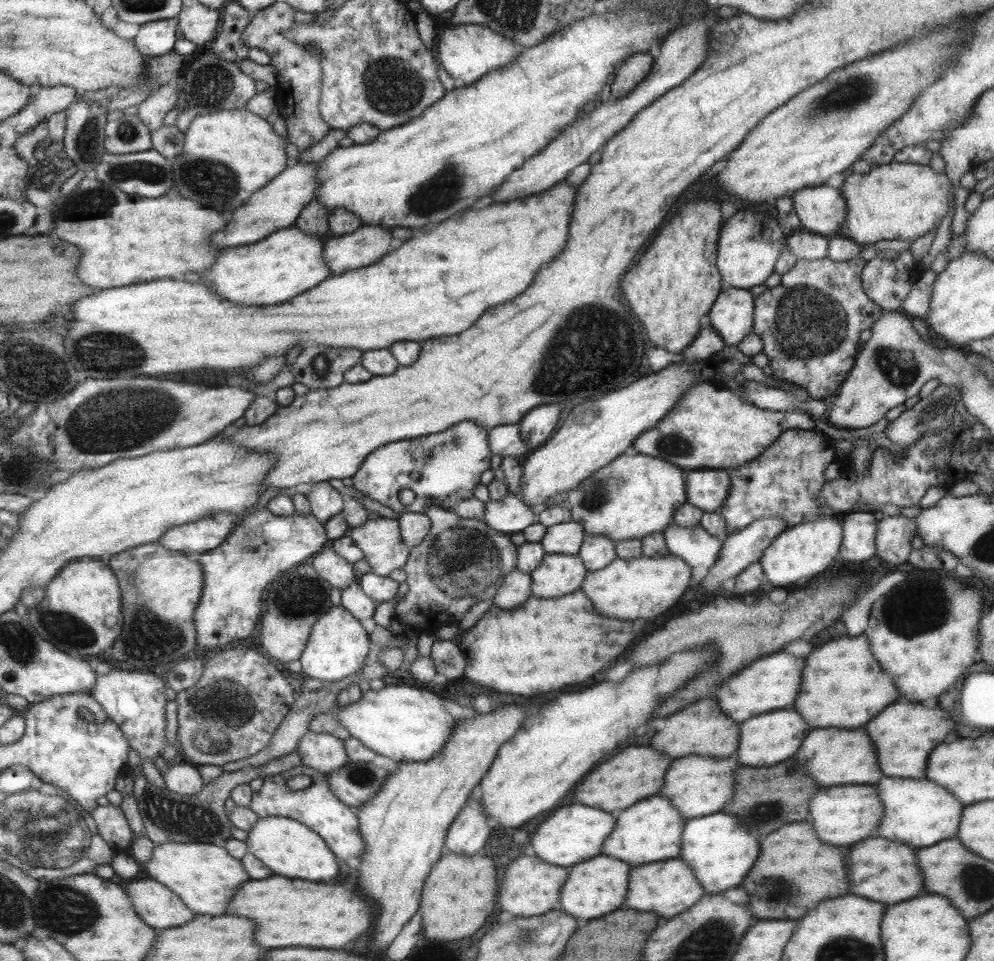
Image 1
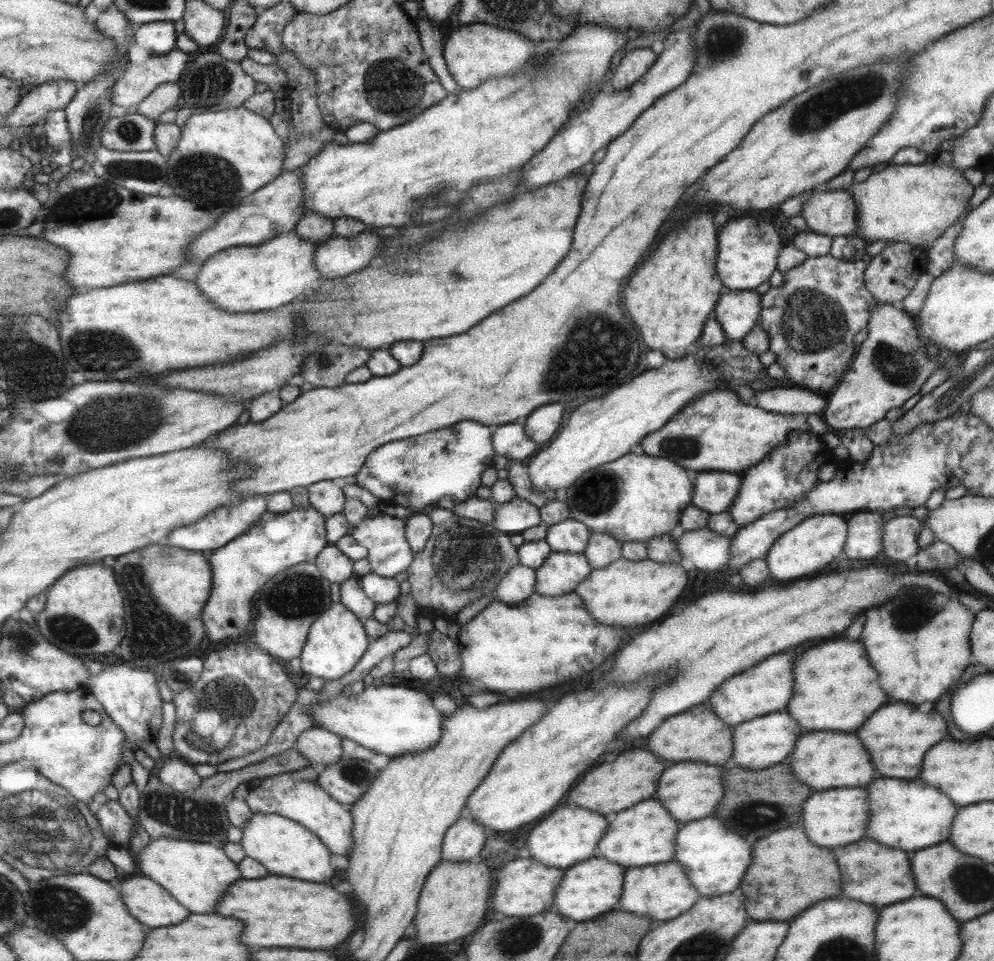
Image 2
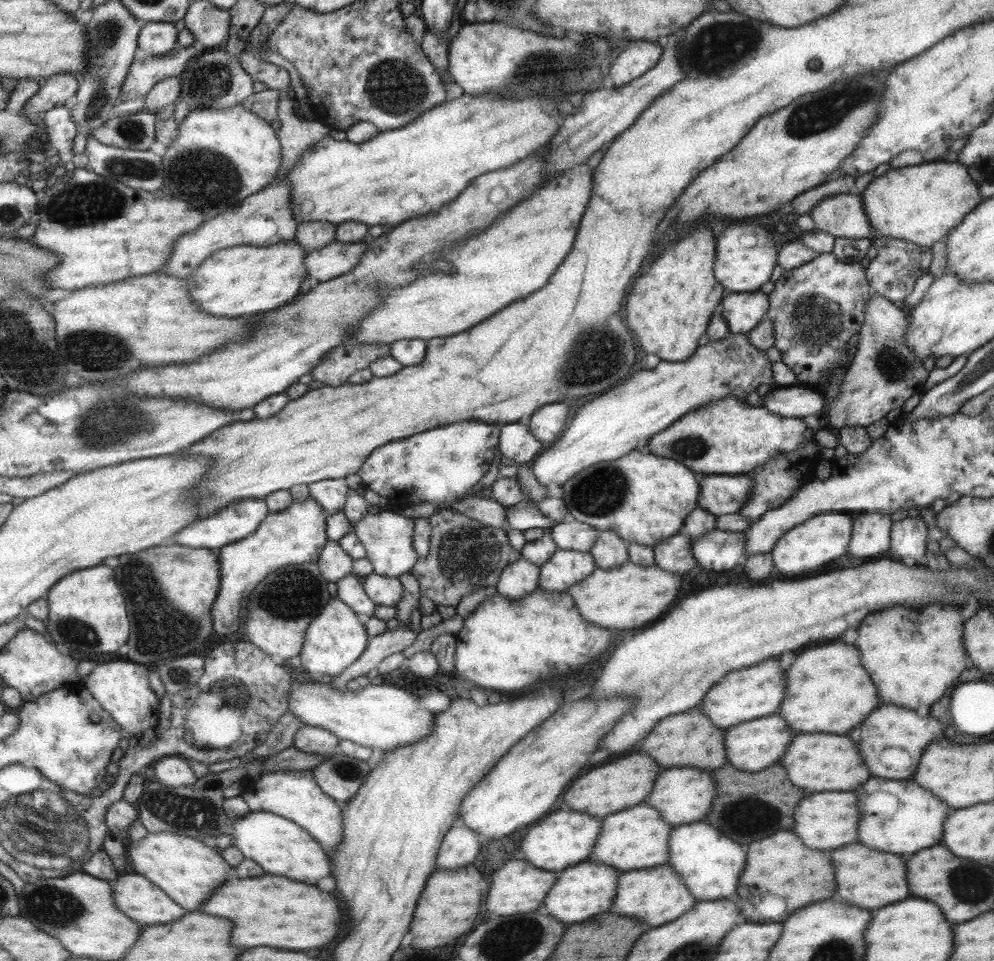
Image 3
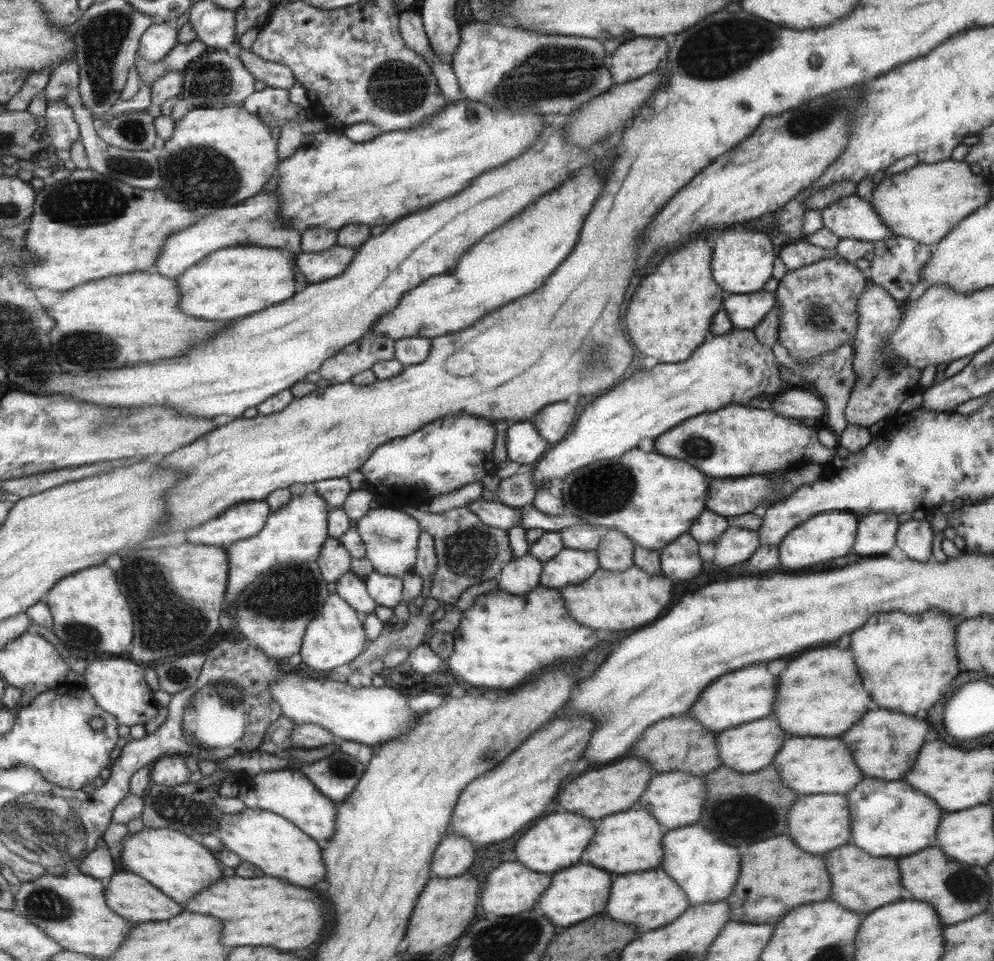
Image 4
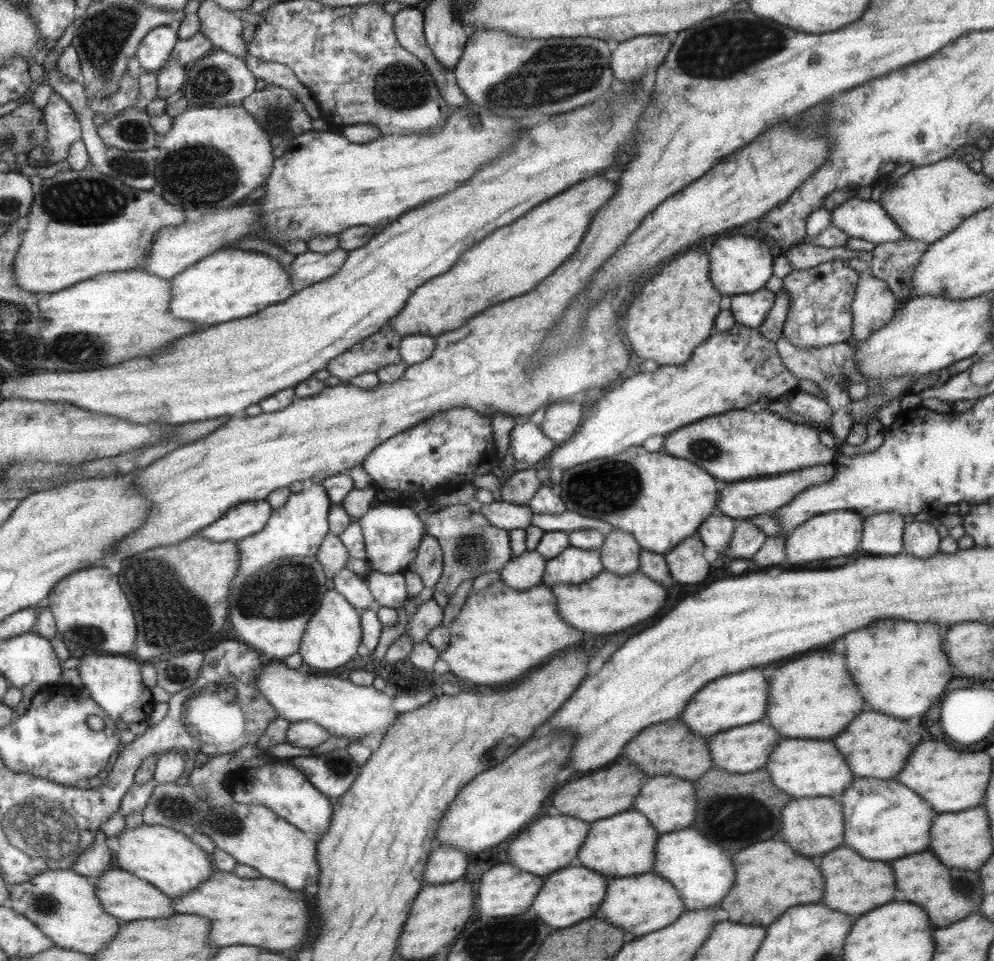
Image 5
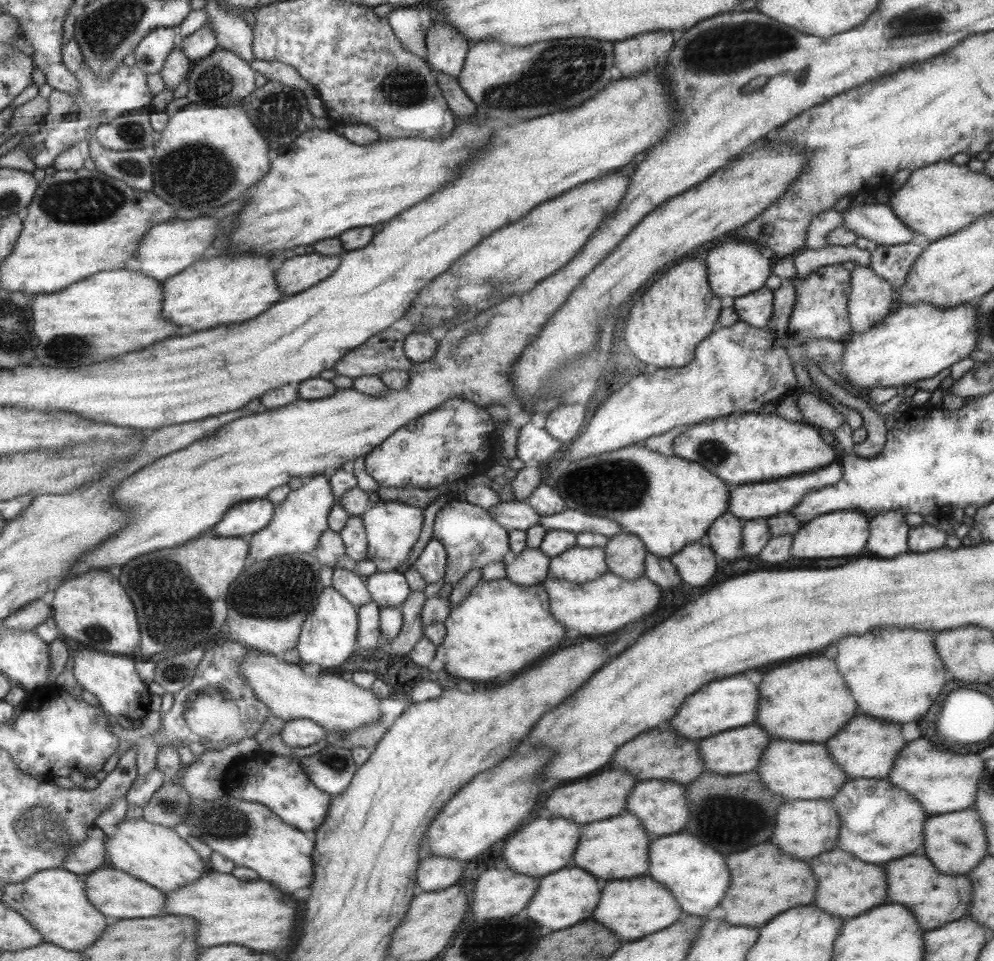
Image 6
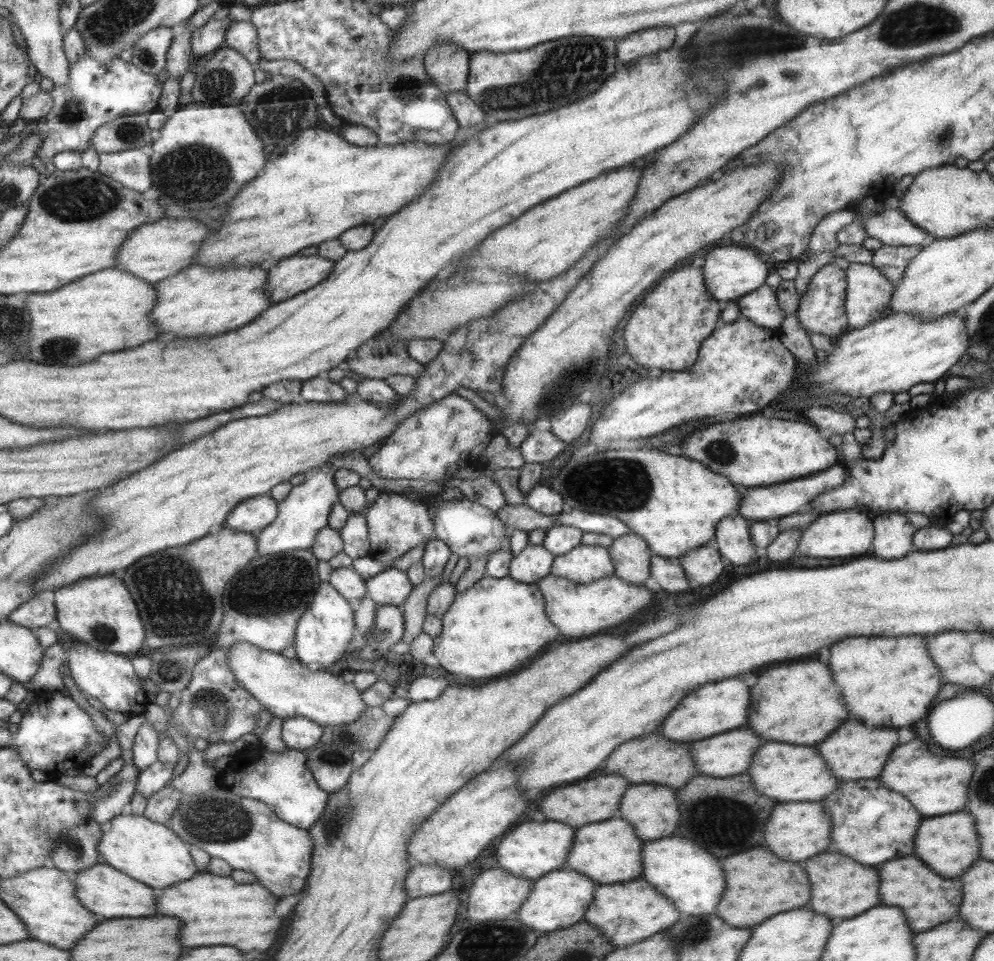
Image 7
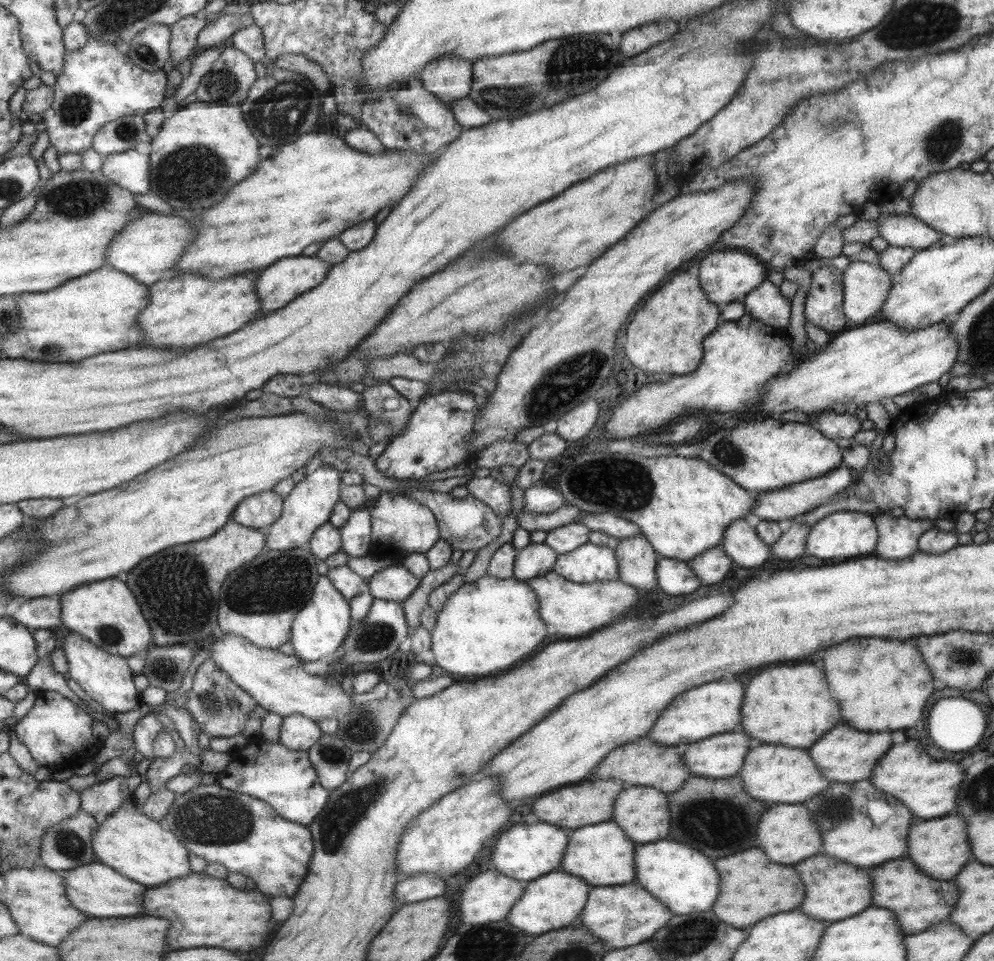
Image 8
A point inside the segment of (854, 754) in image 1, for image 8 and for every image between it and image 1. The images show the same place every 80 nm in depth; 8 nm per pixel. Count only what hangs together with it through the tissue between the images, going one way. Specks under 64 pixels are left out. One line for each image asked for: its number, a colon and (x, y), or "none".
2: (822, 760)
3: (815, 762)
4: (810, 765)
5: (812, 768)
6: (795, 770)
7: (788, 773)
8: (780, 774)

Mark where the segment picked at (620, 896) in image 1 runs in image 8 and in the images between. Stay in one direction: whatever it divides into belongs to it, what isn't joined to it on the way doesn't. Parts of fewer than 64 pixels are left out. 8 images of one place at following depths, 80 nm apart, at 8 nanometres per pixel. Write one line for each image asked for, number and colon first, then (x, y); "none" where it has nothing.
2: (593, 886)
3: (586, 889)
4: (575, 893)
5: (573, 894)
6: (564, 897)
7: (559, 899)
8: (551, 902)

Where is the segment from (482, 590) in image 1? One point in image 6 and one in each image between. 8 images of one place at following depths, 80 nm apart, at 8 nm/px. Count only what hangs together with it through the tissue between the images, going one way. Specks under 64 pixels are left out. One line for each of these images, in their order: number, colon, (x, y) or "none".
2: (463, 559)
3: (464, 555)
4: (467, 551)
5: (469, 546)
6: (471, 539)

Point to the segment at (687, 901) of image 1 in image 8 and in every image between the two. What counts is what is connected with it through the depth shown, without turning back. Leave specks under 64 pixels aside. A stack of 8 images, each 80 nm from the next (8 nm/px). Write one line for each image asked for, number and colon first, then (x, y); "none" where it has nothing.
2: (661, 891)
3: (656, 895)
4: (649, 899)
5: (638, 903)
6: (631, 908)
7: (625, 912)
8: (620, 915)

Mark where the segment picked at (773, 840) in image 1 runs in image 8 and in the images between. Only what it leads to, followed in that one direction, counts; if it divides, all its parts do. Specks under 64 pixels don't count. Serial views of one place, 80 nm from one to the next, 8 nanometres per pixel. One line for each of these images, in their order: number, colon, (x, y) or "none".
2: (773, 889)
3: (781, 872)
4: (775, 865)
5: (762, 871)
6: (759, 875)
7: (755, 879)
8: (752, 887)

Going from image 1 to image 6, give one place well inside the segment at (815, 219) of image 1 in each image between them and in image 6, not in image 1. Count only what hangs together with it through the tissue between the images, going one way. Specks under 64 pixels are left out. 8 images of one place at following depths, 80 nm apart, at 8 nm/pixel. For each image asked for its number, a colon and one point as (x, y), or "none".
2: (829, 212)
3: (842, 215)
4: (849, 217)
5: (857, 218)
6: (876, 222)

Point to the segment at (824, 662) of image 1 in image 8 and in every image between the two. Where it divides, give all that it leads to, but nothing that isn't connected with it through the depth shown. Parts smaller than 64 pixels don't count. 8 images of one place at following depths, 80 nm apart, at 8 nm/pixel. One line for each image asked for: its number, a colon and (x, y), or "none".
2: (834, 688)
3: (827, 689)
4: (820, 693)
5: (814, 697)
6: (806, 700)
7: (798, 704)
8: (791, 706)

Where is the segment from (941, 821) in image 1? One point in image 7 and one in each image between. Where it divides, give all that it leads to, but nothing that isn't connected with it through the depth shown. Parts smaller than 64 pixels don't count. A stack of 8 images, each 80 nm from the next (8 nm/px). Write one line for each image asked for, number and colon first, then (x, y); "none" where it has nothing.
2: (904, 813)
3: (898, 816)
4: (892, 818)
5: (883, 820)
6: (878, 821)
7: (871, 824)

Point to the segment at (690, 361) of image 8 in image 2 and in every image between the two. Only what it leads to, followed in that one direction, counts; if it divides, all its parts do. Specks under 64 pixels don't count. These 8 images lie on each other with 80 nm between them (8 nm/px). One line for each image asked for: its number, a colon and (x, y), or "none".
2: (673, 294)
3: (669, 307)
4: (670, 315)
5: (674, 312)
6: (678, 311)
7: (665, 331)

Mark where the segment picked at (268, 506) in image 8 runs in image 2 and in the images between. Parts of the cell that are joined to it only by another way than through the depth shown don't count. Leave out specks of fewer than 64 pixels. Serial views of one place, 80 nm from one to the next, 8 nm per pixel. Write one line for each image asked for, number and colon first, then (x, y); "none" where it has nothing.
2: (223, 525)
3: (236, 522)
4: (244, 520)
5: (244, 520)
6: (245, 519)
7: (253, 515)

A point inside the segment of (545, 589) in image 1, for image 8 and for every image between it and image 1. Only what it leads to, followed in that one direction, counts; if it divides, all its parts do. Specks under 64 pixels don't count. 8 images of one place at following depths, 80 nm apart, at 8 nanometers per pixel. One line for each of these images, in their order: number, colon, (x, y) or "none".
2: (561, 572)
3: (563, 568)
4: (568, 566)
5: (572, 565)
6: (575, 564)
7: (582, 564)
8: (589, 562)

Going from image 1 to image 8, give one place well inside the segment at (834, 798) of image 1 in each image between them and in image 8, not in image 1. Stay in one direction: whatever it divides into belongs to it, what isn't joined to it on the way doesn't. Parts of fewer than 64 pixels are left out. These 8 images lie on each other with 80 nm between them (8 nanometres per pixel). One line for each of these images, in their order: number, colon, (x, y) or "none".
2: (833, 817)
3: (829, 819)
4: (817, 822)
5: (812, 825)
6: (804, 828)
7: (795, 831)
8: (787, 833)

